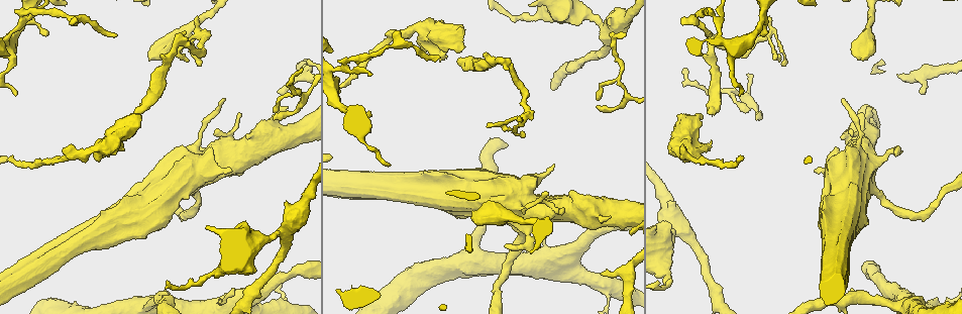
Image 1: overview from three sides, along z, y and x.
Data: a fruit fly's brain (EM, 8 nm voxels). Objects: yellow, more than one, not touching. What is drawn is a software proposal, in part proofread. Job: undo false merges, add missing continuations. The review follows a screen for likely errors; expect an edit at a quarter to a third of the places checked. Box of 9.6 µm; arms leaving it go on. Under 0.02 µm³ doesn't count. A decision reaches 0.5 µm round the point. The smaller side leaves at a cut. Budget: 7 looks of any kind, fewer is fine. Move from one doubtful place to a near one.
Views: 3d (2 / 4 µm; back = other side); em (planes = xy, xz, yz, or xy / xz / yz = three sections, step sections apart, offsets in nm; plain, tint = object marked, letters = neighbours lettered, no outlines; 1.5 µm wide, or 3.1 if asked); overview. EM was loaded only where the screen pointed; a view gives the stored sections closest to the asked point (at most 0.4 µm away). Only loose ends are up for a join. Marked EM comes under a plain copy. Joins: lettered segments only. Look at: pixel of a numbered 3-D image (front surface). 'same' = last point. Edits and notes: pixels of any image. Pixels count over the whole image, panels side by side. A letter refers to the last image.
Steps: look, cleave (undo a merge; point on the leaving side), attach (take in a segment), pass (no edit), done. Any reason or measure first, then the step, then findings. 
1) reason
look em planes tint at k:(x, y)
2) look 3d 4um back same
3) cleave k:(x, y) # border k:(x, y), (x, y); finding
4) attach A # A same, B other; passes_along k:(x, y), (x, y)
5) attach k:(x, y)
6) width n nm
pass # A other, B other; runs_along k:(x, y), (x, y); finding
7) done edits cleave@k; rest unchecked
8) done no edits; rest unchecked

an open end
look 3d 2um at 1:(14, 95)

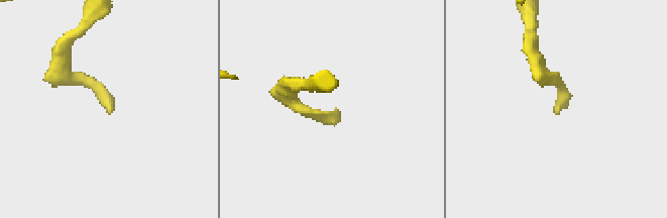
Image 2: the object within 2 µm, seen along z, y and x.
need the tissue
look em planes letters at 2:(109, 114)

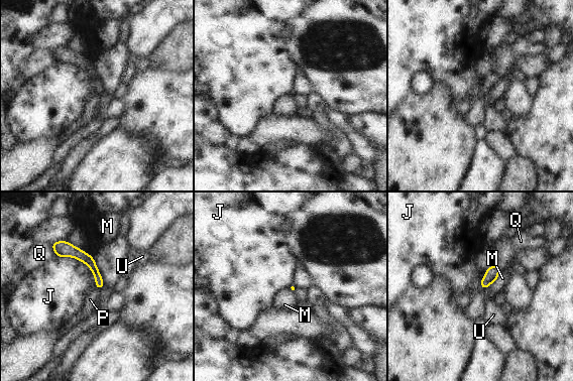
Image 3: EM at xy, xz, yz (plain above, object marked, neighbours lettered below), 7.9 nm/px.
pass # J other, M other, P other, Q other, U other; runs_along 3:(60, 243), (92, 265), (99, 285); no lettered segment goes on from it

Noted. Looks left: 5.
abrupt turn
look em yz step 4 tint at 1:(198, 37)

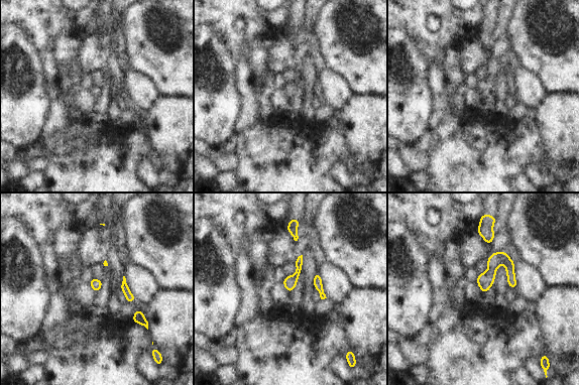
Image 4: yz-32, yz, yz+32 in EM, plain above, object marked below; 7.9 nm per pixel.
look em planes letters same

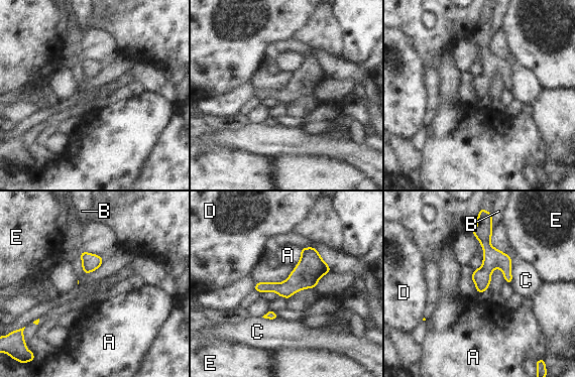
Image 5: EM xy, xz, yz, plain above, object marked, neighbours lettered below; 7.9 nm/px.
pass # A other, B other, C other, D other, E other; continuous, no second neuron

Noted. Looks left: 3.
abrupt turn
look em yz step 8 tint at 1:(23, 19)

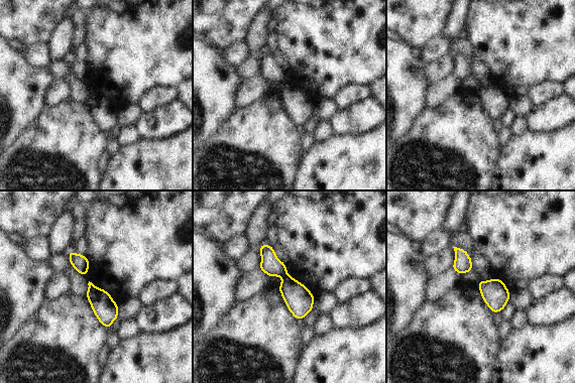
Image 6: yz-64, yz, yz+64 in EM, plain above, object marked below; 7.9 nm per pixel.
look em yz step 8 letters same

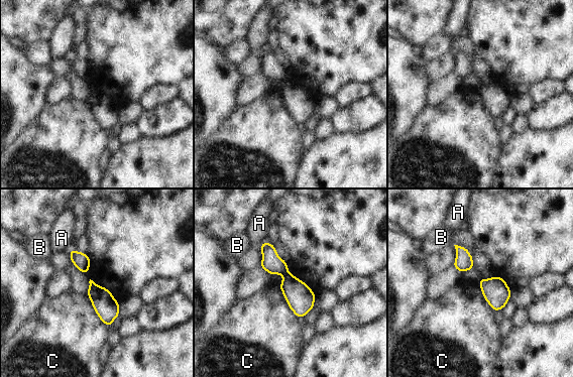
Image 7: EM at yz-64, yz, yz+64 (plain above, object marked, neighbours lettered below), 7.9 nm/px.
longest_contact C 320 nm
cleave 7:(271, 263) # A other, B other, C other; a second neuron is stuck on

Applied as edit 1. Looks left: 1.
done edits cleave@7; rest unchecked

